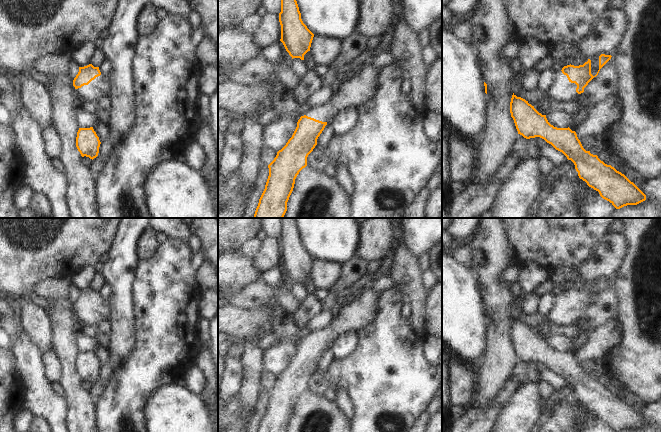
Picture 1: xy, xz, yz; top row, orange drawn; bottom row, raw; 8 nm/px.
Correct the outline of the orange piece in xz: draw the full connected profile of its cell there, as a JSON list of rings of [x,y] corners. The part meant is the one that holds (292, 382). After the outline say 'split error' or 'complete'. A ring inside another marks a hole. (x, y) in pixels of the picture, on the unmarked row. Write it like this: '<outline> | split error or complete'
[[[370,289],[341,308],[328,327],[314,330],[301,340],[286,369],[268,389],[269,400],[257,432],[287,432],[295,403],[307,390],[307,381],[317,369],[317,363],[327,346],[347,331],[358,332],[376,315],[378,294]]] | split error

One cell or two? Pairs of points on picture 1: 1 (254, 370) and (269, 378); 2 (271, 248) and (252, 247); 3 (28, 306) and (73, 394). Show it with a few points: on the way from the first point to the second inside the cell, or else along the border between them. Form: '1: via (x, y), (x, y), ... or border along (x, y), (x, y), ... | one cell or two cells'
1: border along (264, 371), (261, 375), (261, 387) | two cells
2: border along (261, 241), (258, 251), (252, 258) | two cells
3: border along (51, 325), (52, 349) | two cells

